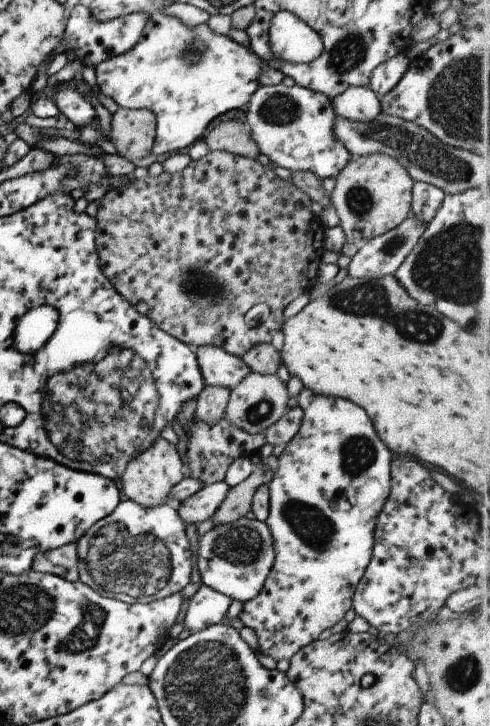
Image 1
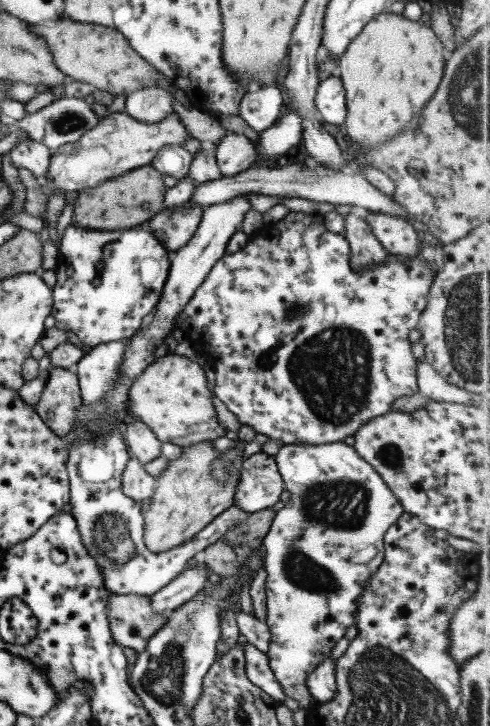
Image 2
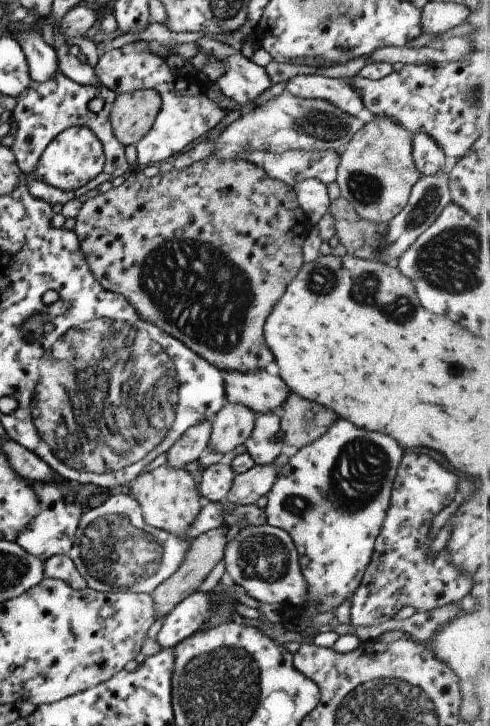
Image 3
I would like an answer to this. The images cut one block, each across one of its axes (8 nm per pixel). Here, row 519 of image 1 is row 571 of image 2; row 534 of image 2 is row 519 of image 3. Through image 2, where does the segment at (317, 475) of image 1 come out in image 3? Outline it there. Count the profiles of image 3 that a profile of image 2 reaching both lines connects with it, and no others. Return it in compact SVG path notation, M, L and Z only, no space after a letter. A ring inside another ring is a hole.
M337 417L331 426L317 440L298 448L293 456L288 458L288 462L278 470L273 484L270 486L269 492L266 494L266 504L264 506L264 515L266 523L272 527L279 527L285 530L293 541L295 550L298 554L298 565L301 576L306 586L306 599L302 607L297 606L297 616L309 618L318 612L334 612L335 608L347 598L350 598L353 591L360 585L361 578L367 563L370 561L371 553L374 549L374 540L383 524L383 519L389 504L391 485L396 473L397 465L403 456L403 450L393 442L393 438L385 436L385 434L375 434L375 432L367 432L367 430L359 430L354 424L347 422L344 418Z

